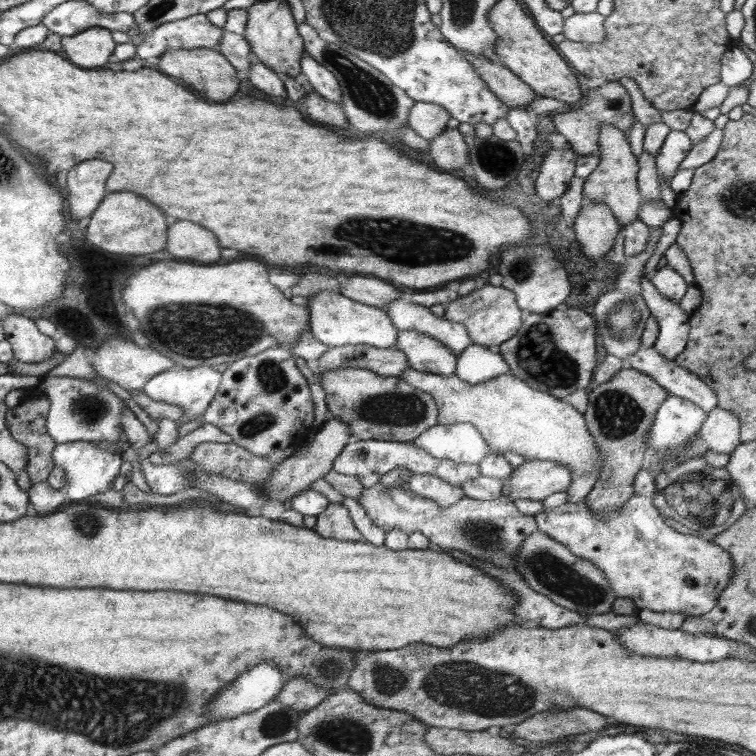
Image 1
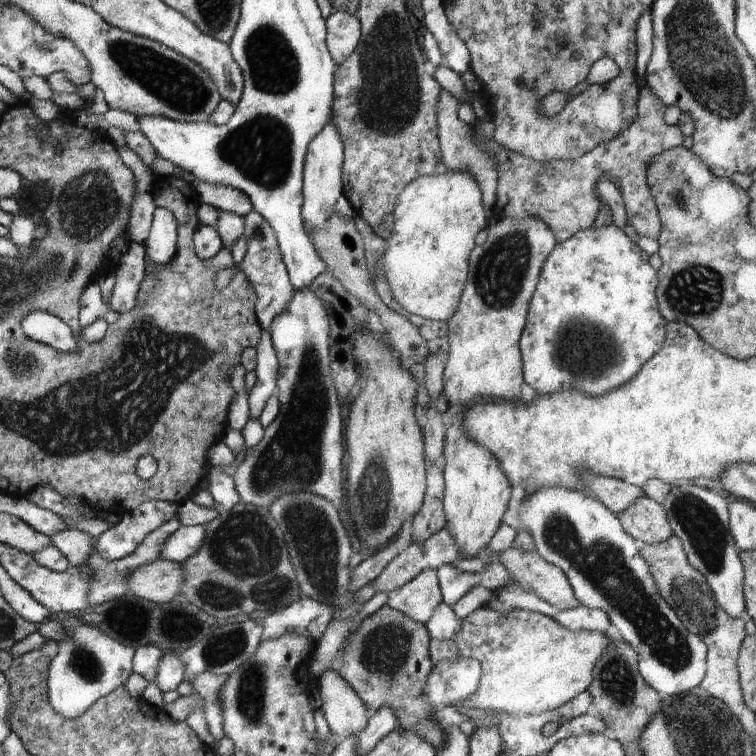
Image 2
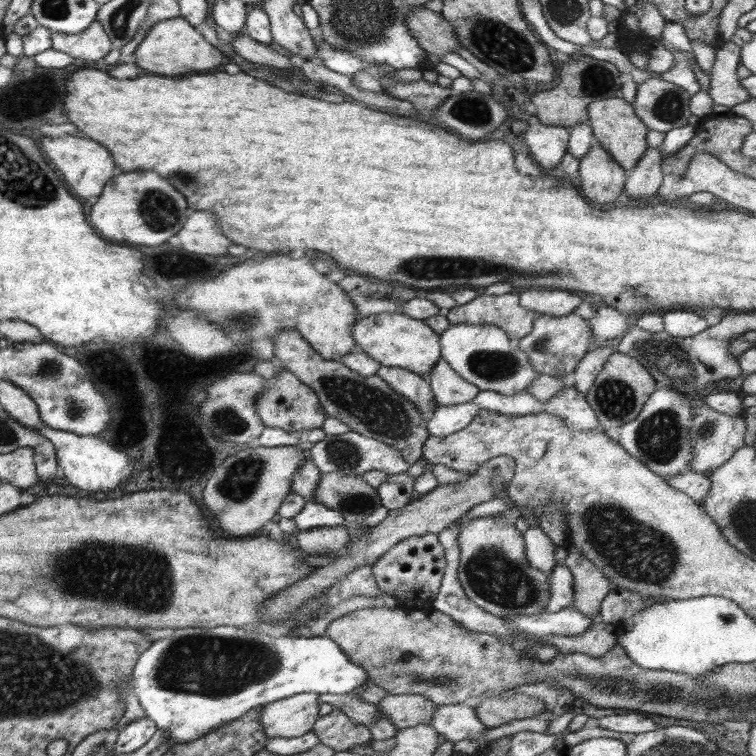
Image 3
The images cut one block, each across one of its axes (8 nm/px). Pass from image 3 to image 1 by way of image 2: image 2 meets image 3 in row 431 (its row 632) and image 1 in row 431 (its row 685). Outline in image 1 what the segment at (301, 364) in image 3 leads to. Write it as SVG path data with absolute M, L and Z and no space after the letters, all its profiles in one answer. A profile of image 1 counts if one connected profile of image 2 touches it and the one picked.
M352 367L317 375L326 392L329 416L346 422L353 439L409 443L438 424L438 407L432 395L410 386L400 377L386 377Z

